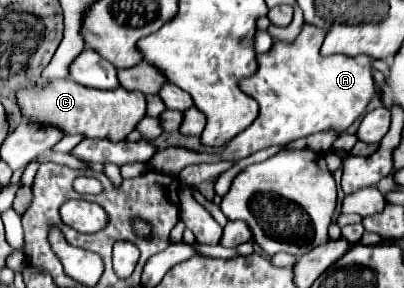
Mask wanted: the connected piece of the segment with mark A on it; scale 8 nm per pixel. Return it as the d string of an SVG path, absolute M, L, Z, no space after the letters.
M305 24L301 34L293 44L285 44L275 40L271 52L259 54L259 68L251 78L241 82L243 92L253 96L259 102L257 120L237 134L223 152L207 154L195 152L183 146L167 146L157 150L147 160L147 168L177 176L185 166L203 164L203 162L219 162L219 160L241 160L263 148L275 144L287 144L297 138L311 136L315 132L323 132L333 128L335 132L347 130L367 108L371 98L375 96L375 80L371 76L371 58L369 56L323 56L323 30Z

